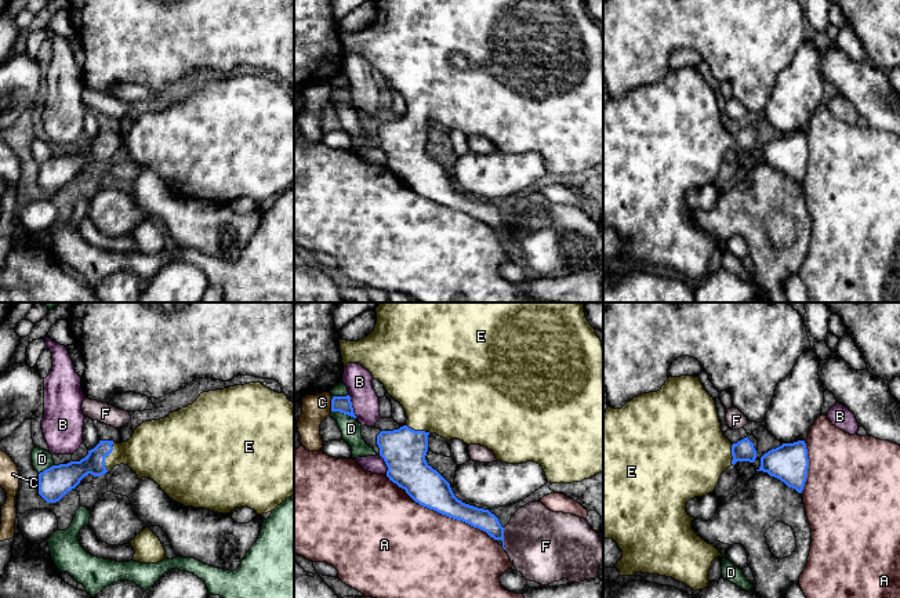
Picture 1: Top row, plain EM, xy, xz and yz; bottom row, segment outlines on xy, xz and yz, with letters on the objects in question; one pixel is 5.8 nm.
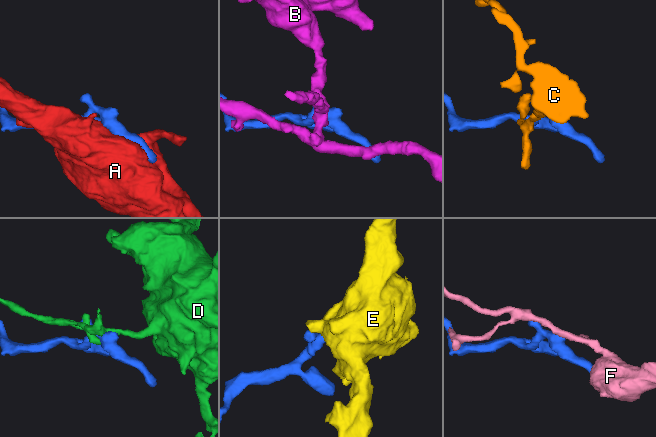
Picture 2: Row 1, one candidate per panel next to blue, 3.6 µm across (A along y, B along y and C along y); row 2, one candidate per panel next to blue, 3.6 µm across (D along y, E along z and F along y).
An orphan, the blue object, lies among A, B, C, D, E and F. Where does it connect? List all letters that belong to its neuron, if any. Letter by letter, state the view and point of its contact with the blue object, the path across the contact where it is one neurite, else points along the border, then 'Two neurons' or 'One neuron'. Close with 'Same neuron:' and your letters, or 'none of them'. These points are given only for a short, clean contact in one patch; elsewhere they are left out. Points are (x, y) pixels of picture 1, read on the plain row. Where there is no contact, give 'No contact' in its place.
A: Touches blue at xz (441, 203). Two neurons
B: Touches blue at xz (351, 97). Two neurons
C: Touches blue at xz (331, 94). Boundary: xz (333, 87), (330, 101). Two neurons
D: Touches blue at xz (344, 104). Two neurons
E: Touches blue at xy (105, 147). Path across: xy (68, 167), (105, 147), (148, 142). One neuron
F: Touches blue at xz (503, 229). Boundary: xz (505, 218), (504, 239). Two neurons
Same neuron: E

